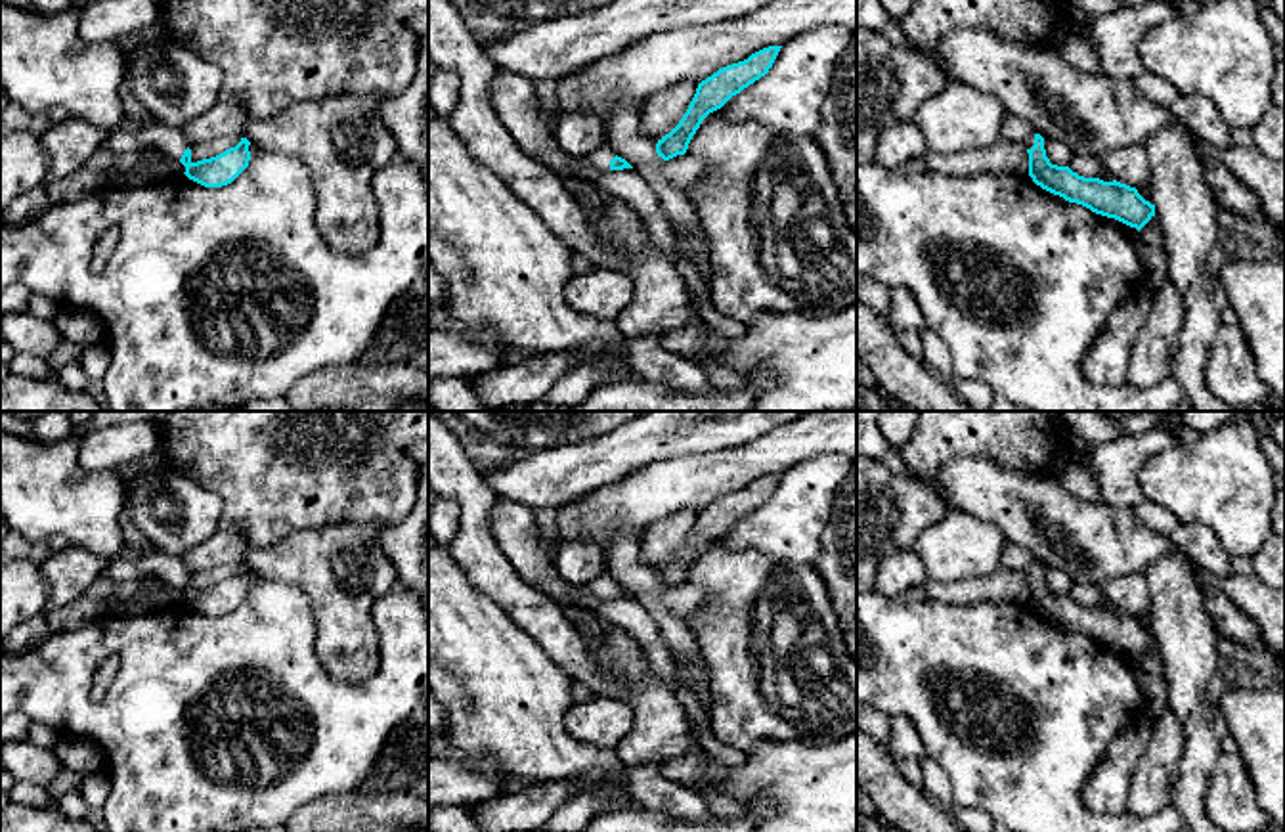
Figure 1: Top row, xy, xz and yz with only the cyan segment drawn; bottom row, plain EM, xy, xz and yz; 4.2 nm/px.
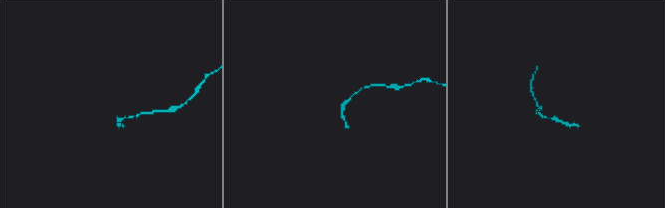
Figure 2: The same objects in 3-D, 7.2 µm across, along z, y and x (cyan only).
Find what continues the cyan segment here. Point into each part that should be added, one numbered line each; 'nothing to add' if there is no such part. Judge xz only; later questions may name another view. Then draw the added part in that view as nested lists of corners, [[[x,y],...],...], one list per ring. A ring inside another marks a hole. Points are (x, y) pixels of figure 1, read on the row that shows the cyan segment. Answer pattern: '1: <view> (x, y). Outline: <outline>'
1: xz (511, 94). Outline: [[[499,69],[490,84],[490,99],[514,142],[534,159],[564,176],[576,176],[579,166],[610,170],[616,153],[606,143],[583,157],[574,157],[555,142],[539,120],[532,78]]]

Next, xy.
1: xy (171, 142). Outline: [[[159,122],[138,132],[126,130],[122,126],[113,128],[107,132],[103,142],[103,151],[111,151],[115,155],[136,153],[145,147],[155,147],[166,159],[180,163],[184,151],[191,147],[191,142],[184,136],[182,130]]]

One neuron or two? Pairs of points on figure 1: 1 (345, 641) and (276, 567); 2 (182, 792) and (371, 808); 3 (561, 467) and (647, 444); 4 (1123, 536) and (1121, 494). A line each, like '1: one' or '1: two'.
1: one
2: two
3: one
4: two

